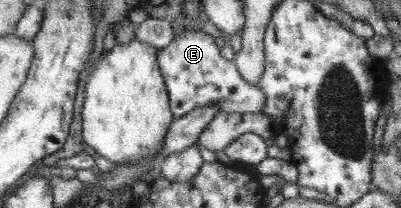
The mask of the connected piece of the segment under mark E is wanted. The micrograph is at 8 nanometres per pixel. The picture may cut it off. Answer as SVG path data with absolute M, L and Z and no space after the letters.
M190 29L176 32L168 46L158 49L157 63L165 81L174 119L204 106L216 106L218 112L236 114L259 113L265 106L267 96L263 90L246 82L234 62L222 58L212 36L204 32Z

